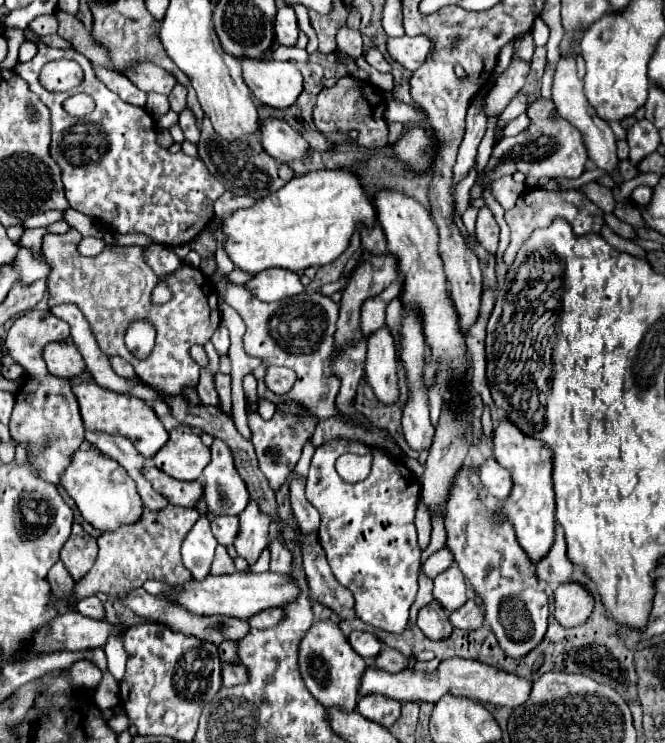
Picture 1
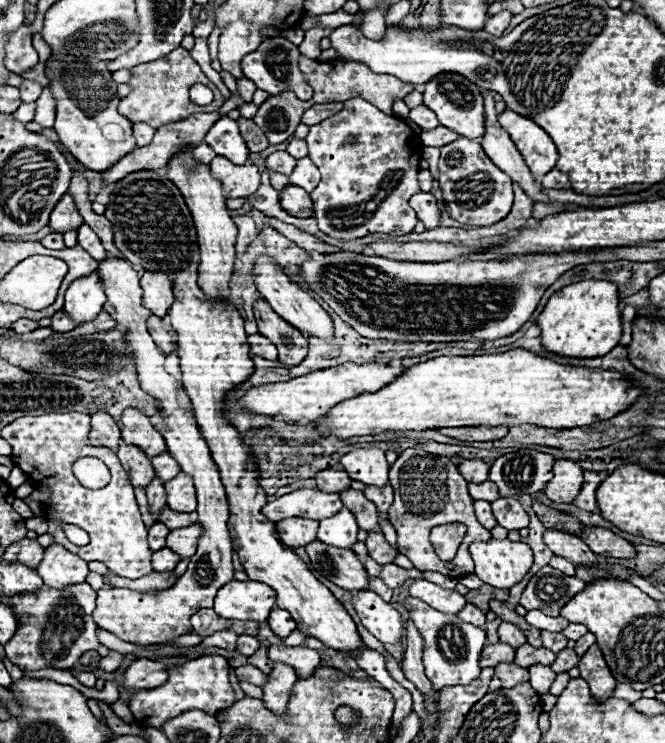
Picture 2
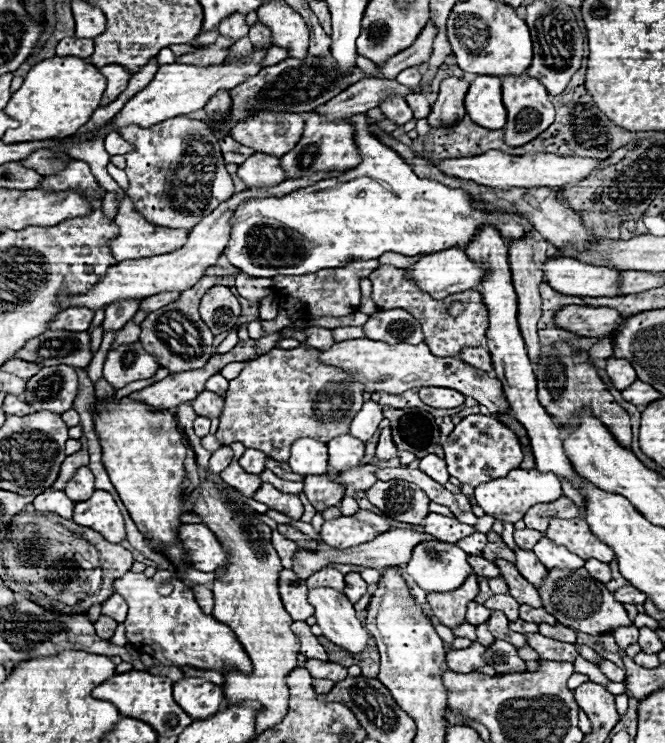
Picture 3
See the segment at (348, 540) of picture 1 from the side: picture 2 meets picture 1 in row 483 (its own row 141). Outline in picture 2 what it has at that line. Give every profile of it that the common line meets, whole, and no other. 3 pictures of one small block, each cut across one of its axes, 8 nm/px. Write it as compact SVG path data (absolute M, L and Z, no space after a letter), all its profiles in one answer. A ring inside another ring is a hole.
M352 98L344 102L342 112L334 114L318 126L312 126L306 142L308 158L318 166L322 174L320 184L310 194L310 198L314 202L314 216L318 220L318 228L324 234L338 240L354 240L374 232L404 236L414 230L418 218L416 212L408 206L408 198L420 190L416 176L422 144L404 120L380 112L374 104L366 102L364 98ZM350 136L356 138L354 144L348 142Z

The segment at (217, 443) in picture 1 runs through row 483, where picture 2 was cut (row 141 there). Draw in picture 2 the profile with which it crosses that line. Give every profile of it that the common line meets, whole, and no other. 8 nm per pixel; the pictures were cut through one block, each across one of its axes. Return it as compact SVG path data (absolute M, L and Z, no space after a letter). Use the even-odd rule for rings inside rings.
M228 116L220 118L206 134L204 142L214 148L214 152L218 156L224 156L228 158L230 162L236 162L236 164L244 164L248 160L248 148L238 132L238 124L236 120L230 120Z

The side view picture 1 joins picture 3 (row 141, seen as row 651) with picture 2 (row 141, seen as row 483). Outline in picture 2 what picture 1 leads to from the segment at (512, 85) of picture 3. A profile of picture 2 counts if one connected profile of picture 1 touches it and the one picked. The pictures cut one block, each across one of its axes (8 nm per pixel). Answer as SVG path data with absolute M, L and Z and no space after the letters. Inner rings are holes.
M458 138L440 150L438 184L450 216L468 226L490 226L506 218L514 200L512 180L488 160L482 146L470 138Z

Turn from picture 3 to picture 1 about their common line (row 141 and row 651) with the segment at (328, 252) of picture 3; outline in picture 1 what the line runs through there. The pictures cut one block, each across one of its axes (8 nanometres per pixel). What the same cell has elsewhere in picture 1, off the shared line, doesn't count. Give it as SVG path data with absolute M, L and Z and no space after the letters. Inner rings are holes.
M354 630L350 636L348 636L348 642L350 646L366 660L372 660L378 652L380 652L380 642L374 634L370 632L362 632L362 630Z

